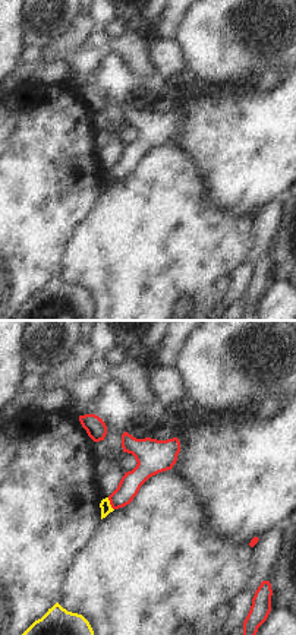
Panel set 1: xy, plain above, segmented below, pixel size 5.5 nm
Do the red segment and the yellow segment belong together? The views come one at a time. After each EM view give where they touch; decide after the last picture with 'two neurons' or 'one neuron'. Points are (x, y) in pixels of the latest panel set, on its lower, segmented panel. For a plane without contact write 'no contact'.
meets red at (110, 504)

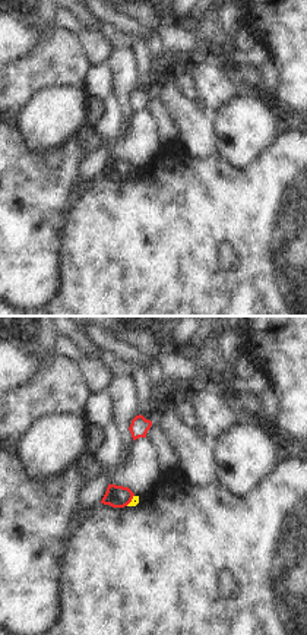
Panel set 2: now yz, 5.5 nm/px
meets red at (130, 501)

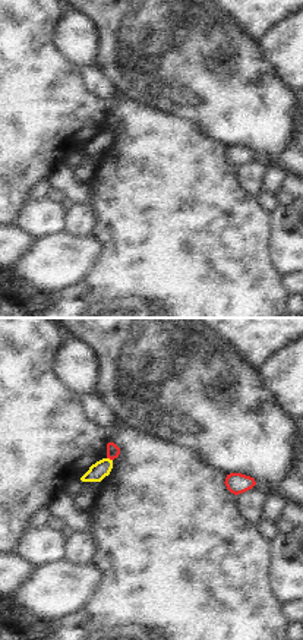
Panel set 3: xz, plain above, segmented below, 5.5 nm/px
meets red at (110, 459)

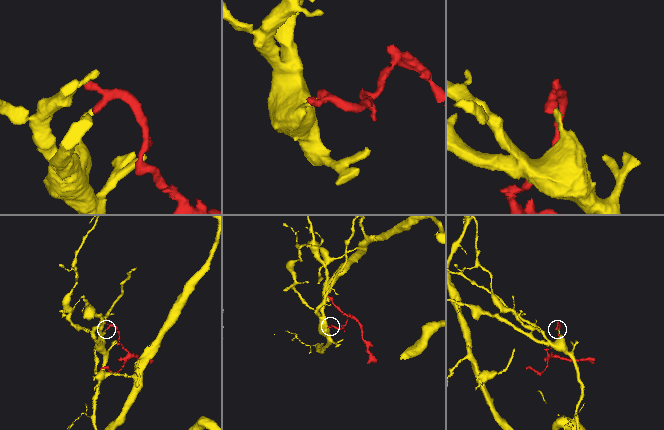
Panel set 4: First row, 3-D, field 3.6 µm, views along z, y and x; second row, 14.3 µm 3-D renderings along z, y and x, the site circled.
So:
two neurons

